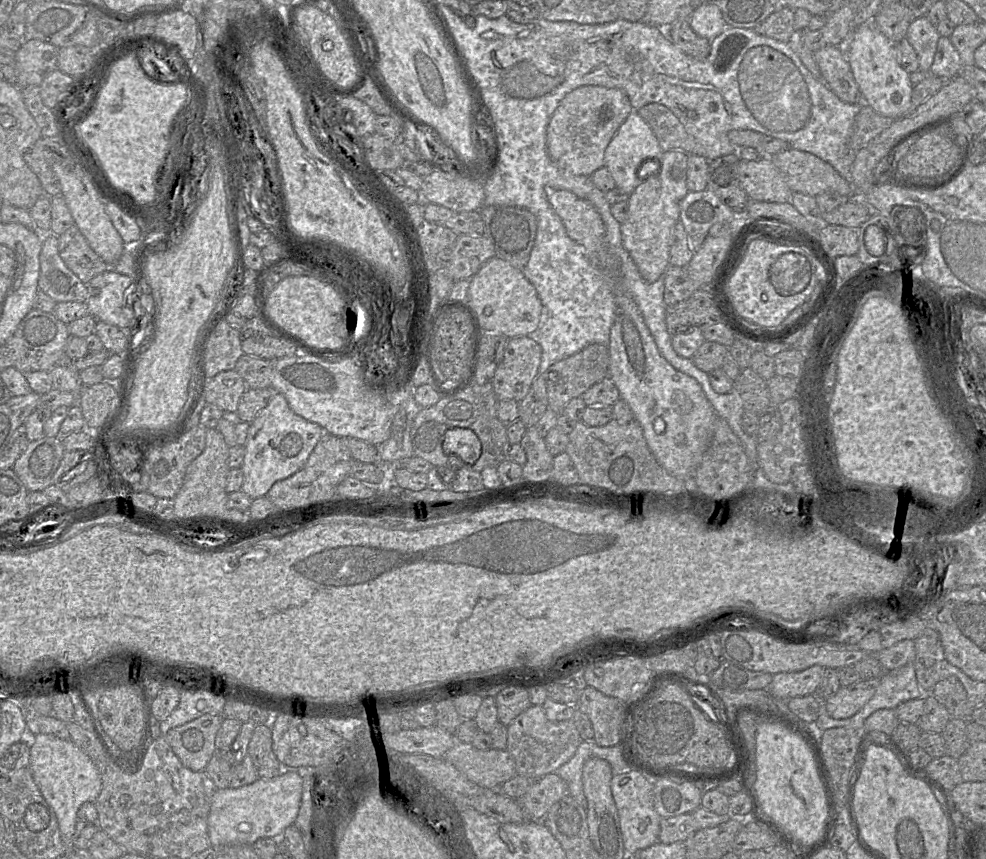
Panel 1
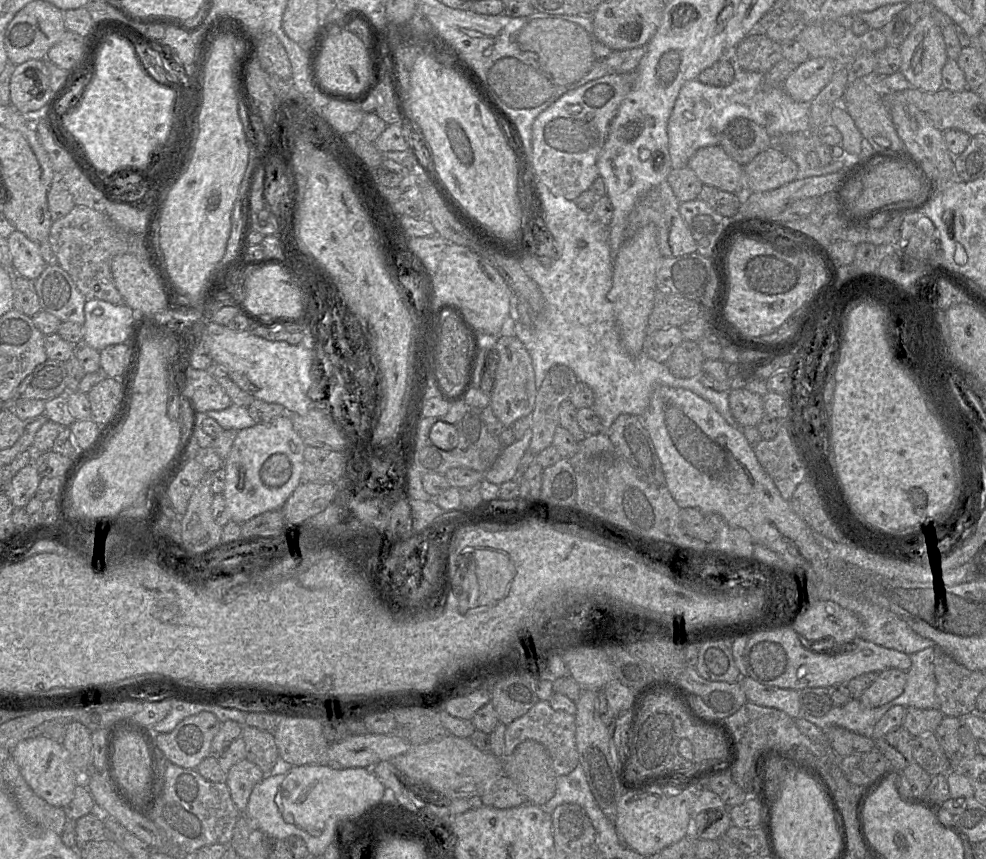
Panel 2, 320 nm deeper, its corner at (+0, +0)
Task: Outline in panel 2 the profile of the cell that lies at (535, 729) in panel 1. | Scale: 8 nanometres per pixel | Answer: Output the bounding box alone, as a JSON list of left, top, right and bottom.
[504,700,579,776]

